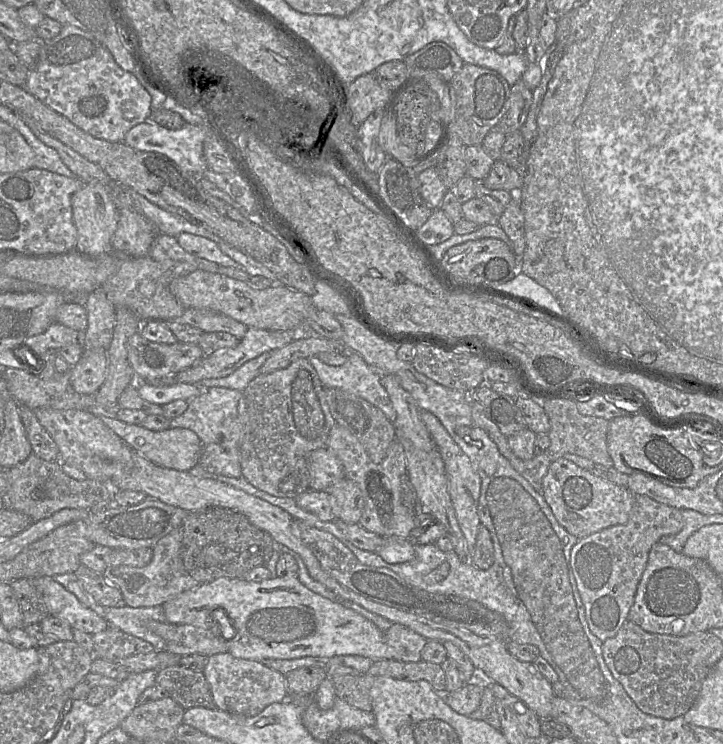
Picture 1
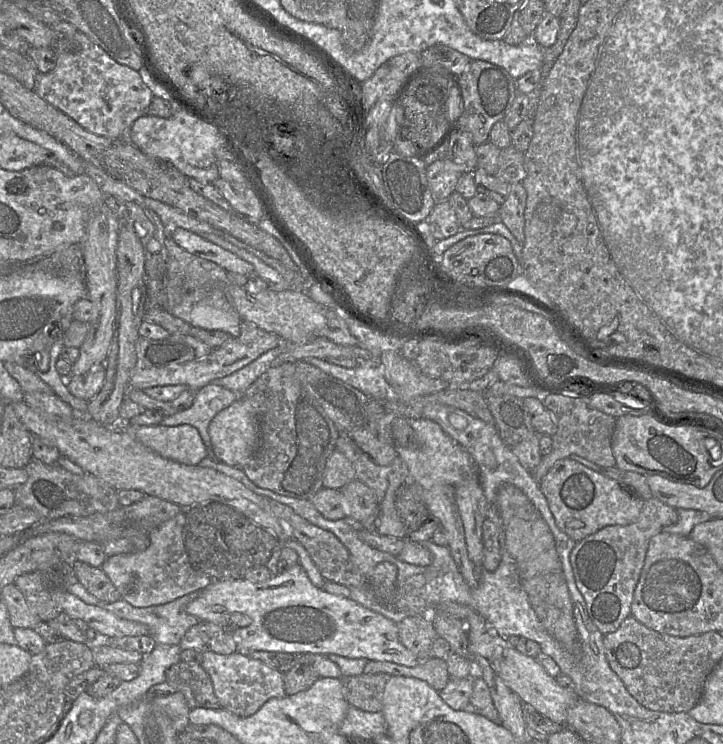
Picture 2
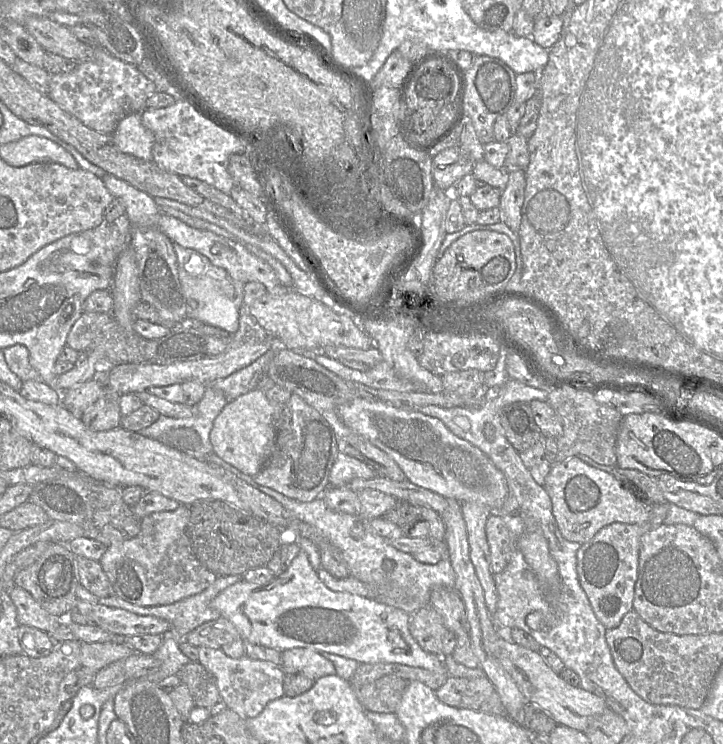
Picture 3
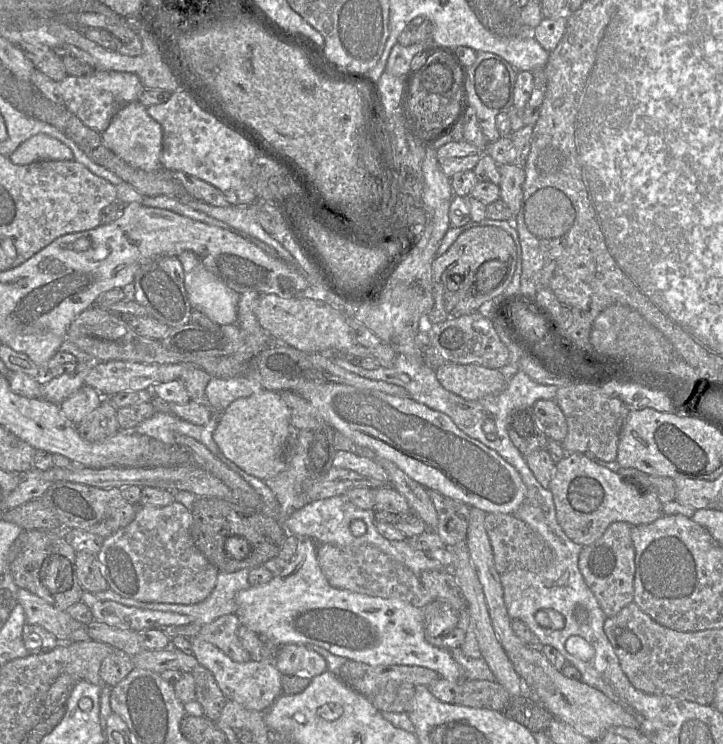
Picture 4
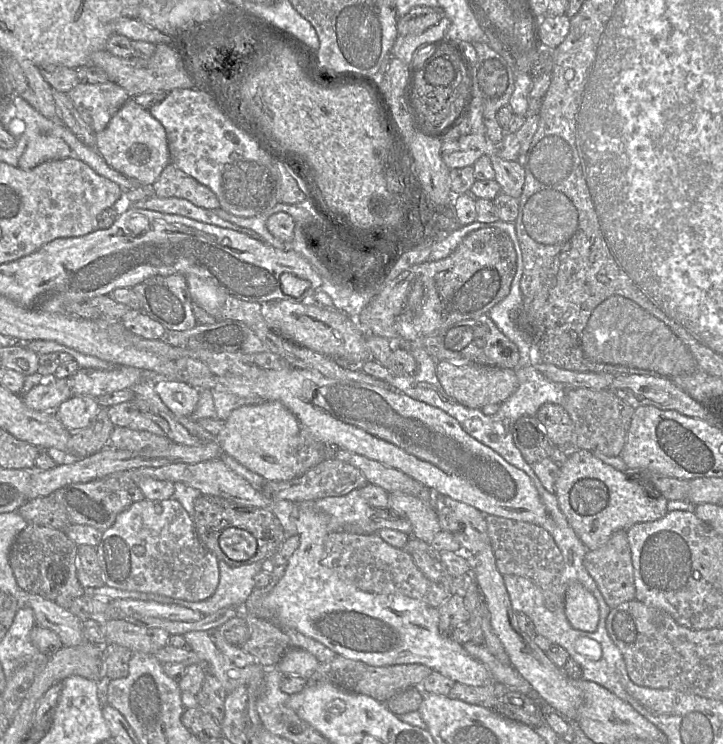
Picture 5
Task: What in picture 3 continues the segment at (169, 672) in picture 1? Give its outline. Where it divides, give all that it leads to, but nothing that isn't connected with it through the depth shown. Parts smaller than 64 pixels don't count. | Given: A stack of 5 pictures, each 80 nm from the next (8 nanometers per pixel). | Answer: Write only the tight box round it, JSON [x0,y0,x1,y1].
[176,662,227,716]

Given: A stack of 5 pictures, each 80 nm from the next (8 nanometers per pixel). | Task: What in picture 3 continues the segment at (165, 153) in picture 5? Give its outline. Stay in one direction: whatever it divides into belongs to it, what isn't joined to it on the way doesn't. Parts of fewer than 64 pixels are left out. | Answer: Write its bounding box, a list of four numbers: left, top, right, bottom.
[111,113,153,161]

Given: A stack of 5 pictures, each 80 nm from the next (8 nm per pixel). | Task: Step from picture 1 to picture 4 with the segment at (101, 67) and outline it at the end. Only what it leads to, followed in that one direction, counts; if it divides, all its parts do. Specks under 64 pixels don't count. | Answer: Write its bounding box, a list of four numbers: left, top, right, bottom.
[57,70,146,133]

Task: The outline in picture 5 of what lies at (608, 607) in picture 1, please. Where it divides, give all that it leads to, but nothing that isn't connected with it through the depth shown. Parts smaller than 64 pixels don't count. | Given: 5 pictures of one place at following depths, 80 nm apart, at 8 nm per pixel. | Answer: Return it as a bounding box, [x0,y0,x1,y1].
[583,530,635,609]

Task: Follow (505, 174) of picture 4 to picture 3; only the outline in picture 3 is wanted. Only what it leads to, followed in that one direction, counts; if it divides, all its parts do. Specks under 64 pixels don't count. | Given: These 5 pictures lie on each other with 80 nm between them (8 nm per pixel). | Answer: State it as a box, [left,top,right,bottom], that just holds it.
[500,171,525,233]

